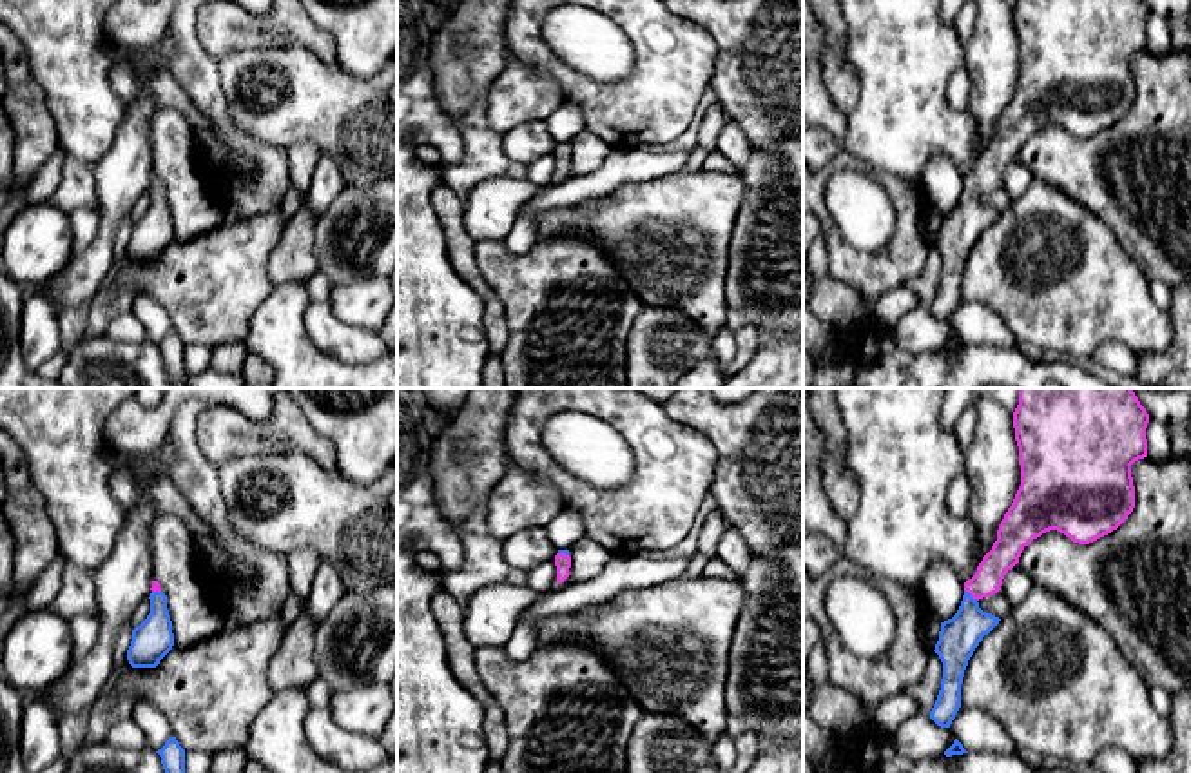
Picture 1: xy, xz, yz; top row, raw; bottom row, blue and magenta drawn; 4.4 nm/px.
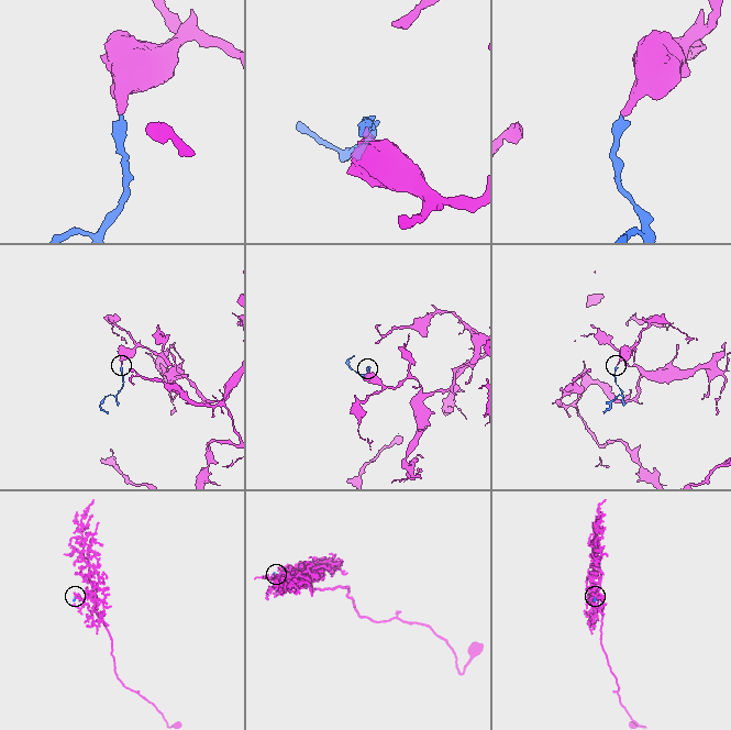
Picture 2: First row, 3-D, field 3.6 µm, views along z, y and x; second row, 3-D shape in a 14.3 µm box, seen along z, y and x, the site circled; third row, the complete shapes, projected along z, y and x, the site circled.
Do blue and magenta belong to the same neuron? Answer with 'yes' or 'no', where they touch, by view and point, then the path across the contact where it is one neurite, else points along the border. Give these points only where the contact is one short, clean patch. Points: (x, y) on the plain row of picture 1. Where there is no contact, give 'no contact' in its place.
yes | yz (970, 189) | across yz (959, 229), (968, 220), (970, 189), (1005, 147)

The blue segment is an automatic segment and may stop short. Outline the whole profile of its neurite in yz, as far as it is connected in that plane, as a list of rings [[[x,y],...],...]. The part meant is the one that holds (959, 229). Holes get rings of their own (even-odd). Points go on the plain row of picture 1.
[[[1017,0],[1013,5],[1019,40],[1021,80],[997,123],[997,134],[983,151],[977,165],[964,176],[957,207],[941,216],[935,247],[943,272],[930,312],[950,321],[961,301],[961,278],[975,241],[999,210],[979,201],[979,192],[997,187],[1004,169],[1019,156],[1022,143],[1037,131],[1057,123],[1073,136],[1089,138],[1117,123],[1135,102],[1131,58],[1147,51],[1144,0]]]

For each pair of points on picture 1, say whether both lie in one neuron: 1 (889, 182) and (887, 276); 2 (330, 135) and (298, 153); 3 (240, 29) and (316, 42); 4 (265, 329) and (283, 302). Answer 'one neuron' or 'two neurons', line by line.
1: one neuron
2: two neurons
3: one neuron
4: one neuron

